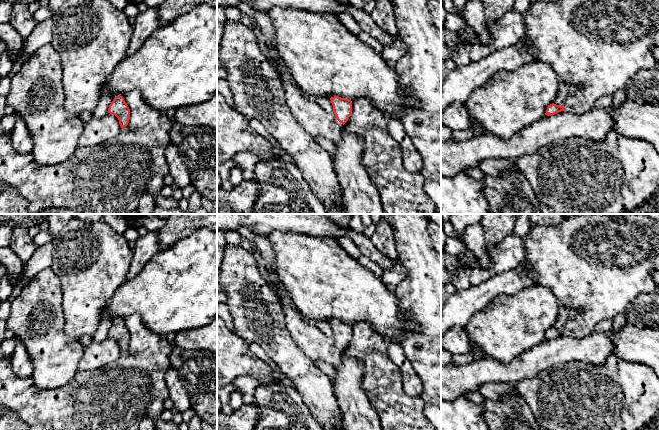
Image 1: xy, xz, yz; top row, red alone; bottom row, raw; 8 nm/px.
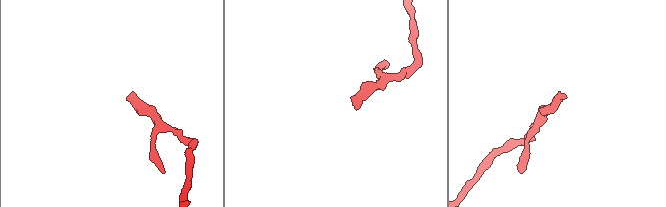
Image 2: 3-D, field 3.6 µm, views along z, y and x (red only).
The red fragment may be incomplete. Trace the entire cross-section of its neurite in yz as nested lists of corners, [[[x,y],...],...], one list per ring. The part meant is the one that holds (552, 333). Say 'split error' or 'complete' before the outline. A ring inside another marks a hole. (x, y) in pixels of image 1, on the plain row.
split error; [[[646,215],[565,216],[557,226],[534,226],[524,237],[524,245],[526,256],[520,266],[530,267],[536,272],[534,284],[550,288],[557,297],[560,308],[575,307],[583,311],[581,316],[566,321],[561,330],[554,327],[548,329],[545,337],[547,340],[561,335],[578,339],[588,336],[599,322],[624,314],[627,305],[638,295],[659,293],[659,286],[653,280],[653,272],[659,269],[659,221]]]

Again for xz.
split error; [[[254,233],[254,242],[257,249],[260,251],[263,258],[264,264],[267,269],[267,273],[270,276],[271,280],[277,284],[279,289],[278,298],[283,308],[285,315],[285,321],[288,331],[290,332],[294,342],[309,356],[311,360],[323,361],[331,364],[334,368],[338,367],[341,364],[342,353],[344,348],[348,345],[352,337],[352,325],[349,323],[341,322],[338,320],[331,321],[331,327],[333,329],[333,335],[327,336],[323,334],[314,324],[314,322],[305,322],[298,315],[298,311],[287,292],[283,283],[279,280],[277,274],[274,270],[274,259],[275,253],[272,247],[270,240],[267,235]]]

